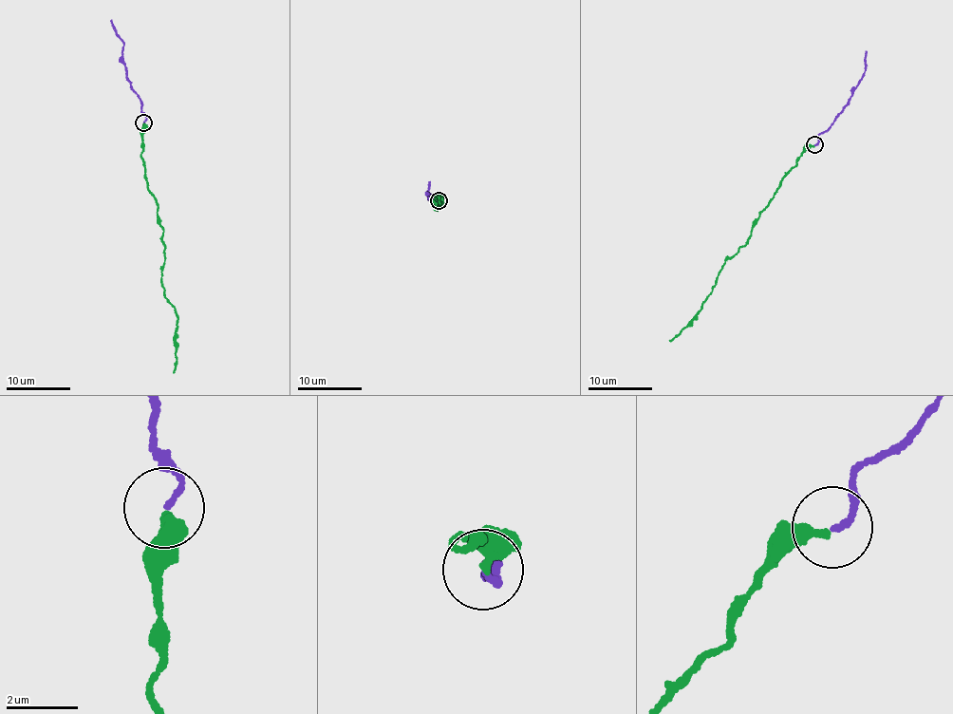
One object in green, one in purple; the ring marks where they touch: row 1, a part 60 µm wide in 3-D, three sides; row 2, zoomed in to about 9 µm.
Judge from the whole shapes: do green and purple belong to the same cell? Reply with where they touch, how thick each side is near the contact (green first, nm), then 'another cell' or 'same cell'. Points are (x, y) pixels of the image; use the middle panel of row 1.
at (439, 200); 340 nm thick on the green side, 140 nm on the other; same cell

